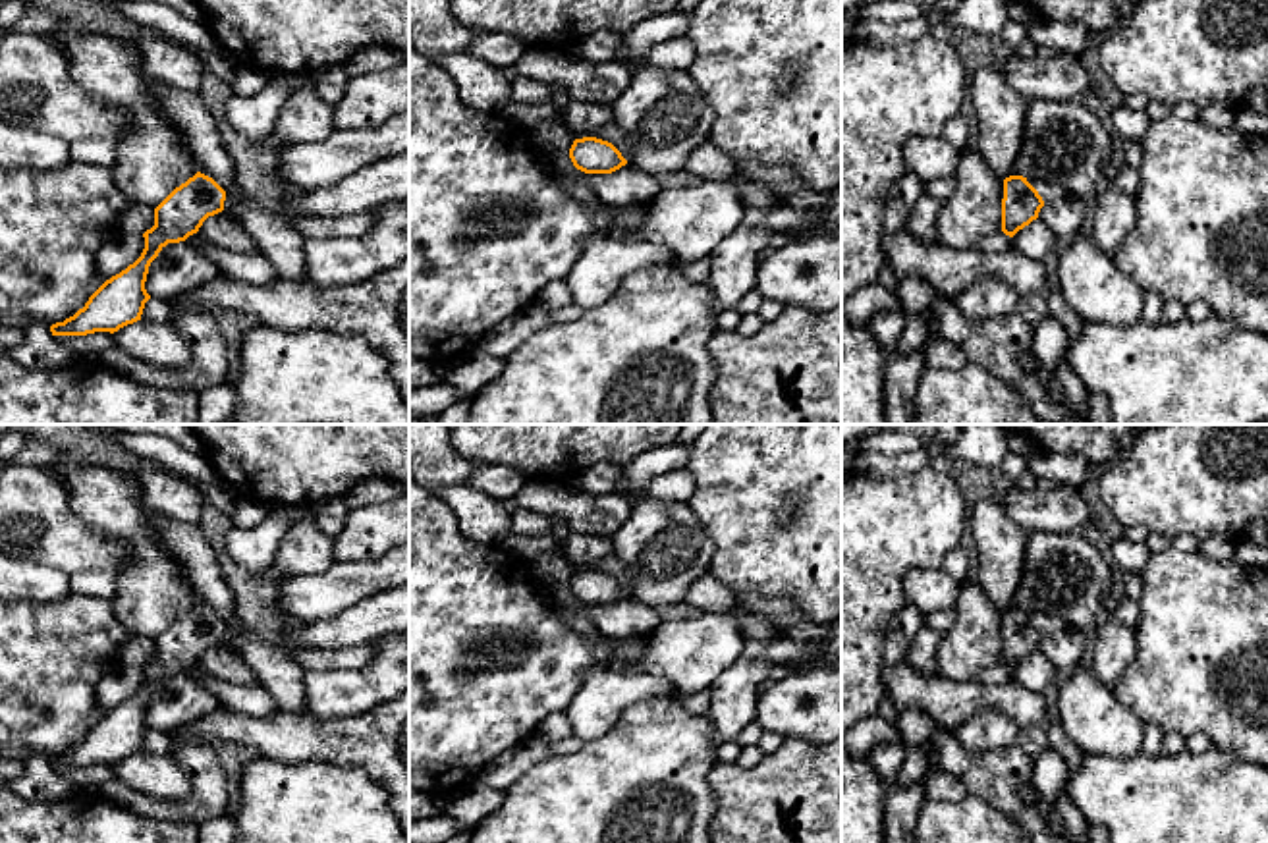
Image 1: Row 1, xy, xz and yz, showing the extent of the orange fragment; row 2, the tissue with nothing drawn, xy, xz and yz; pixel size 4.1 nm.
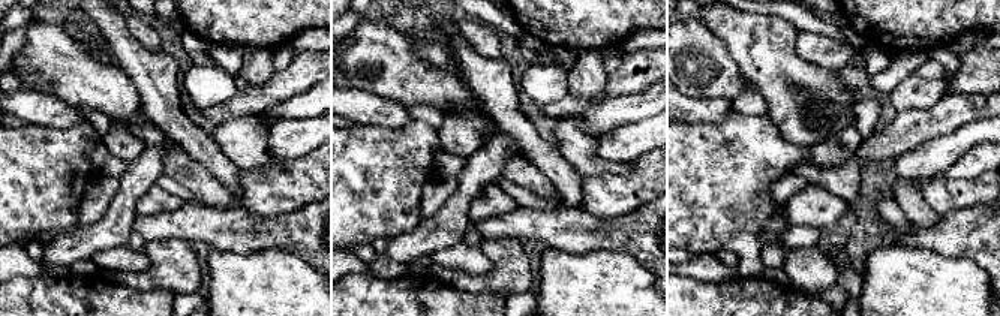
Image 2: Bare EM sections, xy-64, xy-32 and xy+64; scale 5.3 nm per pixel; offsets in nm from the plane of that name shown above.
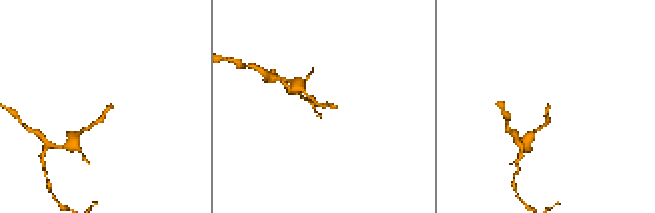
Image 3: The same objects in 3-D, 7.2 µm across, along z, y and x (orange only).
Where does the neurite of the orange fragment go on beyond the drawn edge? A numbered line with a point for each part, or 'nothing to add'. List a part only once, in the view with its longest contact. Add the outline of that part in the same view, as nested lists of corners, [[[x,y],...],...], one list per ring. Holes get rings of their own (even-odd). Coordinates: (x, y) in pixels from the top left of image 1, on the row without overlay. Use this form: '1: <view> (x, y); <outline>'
1: yz (1047, 622); [[[1027,610],[1027,613],[1038,623],[1044,637],[1067,627],[1065,621],[1056,613],[1040,613],[1040,612],[1033,612],[1033,610]]]

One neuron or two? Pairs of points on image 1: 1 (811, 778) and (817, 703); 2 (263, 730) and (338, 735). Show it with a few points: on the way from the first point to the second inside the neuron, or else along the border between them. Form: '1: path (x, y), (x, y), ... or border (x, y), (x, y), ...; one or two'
1: border (786, 735), (798, 735), (821, 745); two
2: path (282, 735), (319, 735); one

